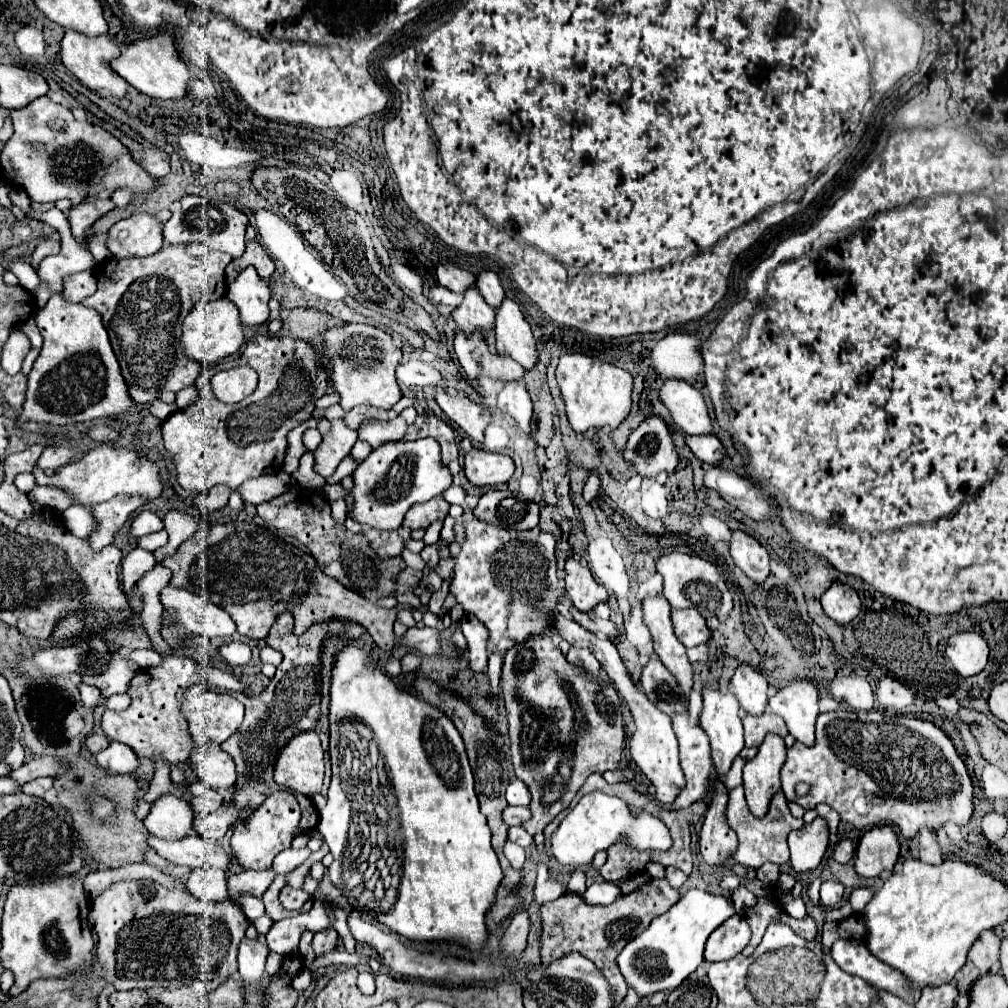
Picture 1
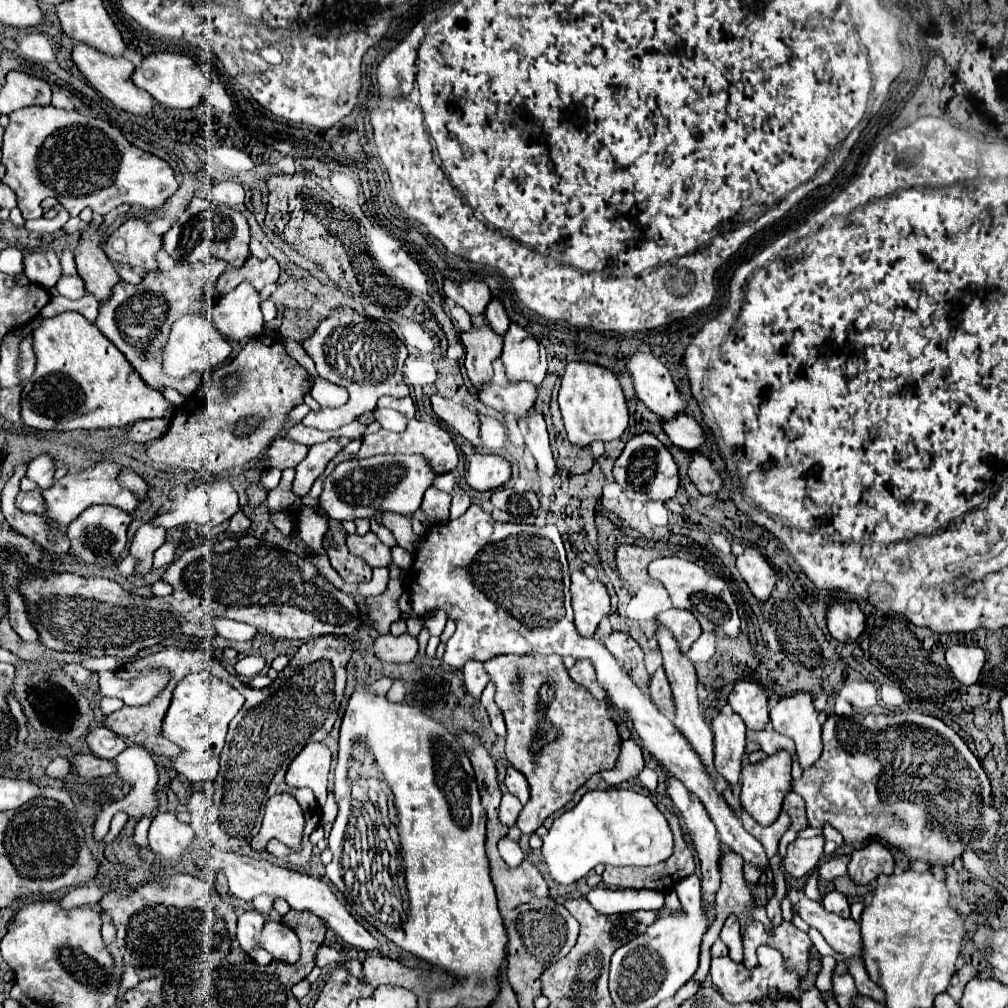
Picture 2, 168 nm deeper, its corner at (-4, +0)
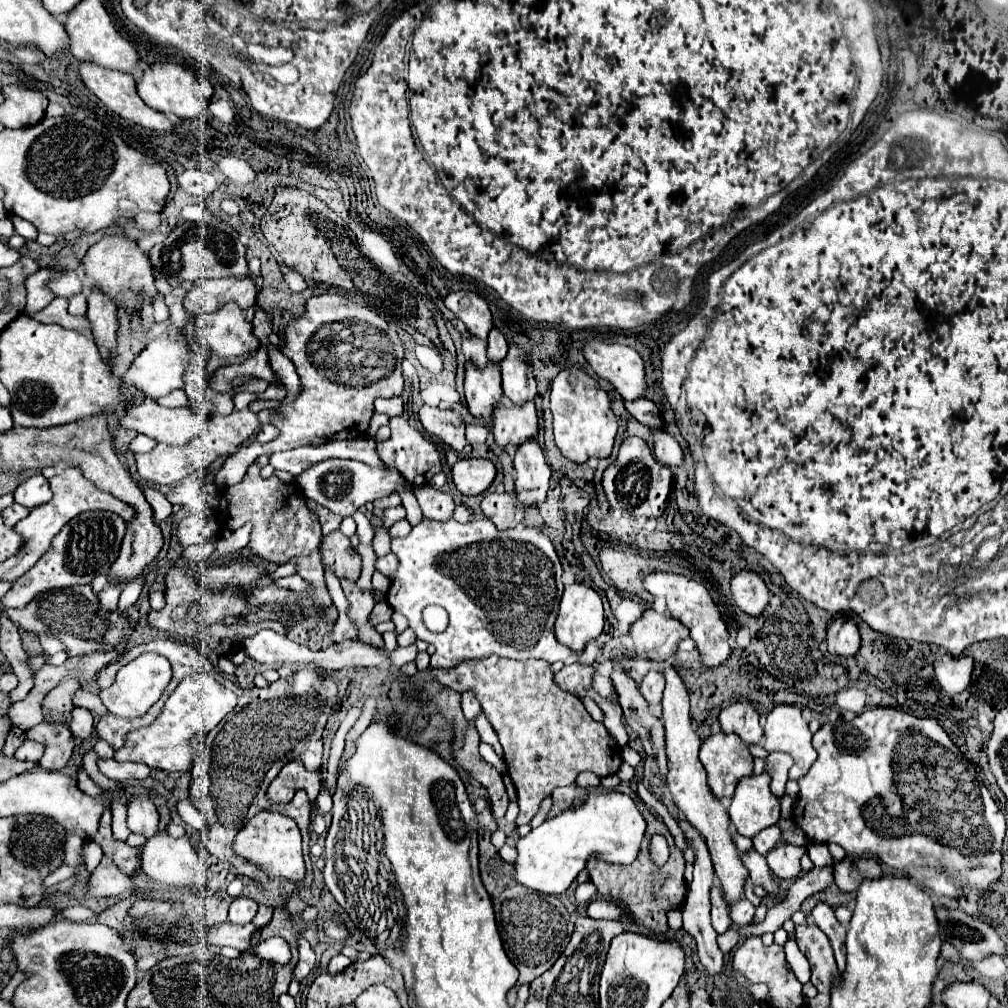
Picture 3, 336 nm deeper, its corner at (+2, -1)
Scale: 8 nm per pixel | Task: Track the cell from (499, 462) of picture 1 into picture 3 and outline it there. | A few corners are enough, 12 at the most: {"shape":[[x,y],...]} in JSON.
{"shape":[[458,459],[452,483],[462,495],[484,493],[496,477],[488,459]]}

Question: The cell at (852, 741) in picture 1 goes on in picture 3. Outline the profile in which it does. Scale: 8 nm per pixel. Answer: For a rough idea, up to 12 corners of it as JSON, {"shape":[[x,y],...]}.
{"shape":[[934,719],[812,737],[796,825],[984,897],[1006,821]]}

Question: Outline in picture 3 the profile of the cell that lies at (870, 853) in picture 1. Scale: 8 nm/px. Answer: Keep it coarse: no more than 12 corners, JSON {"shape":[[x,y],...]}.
{"shape":[[846,857],[834,865],[834,883],[852,893],[864,879],[878,879],[876,859]]}

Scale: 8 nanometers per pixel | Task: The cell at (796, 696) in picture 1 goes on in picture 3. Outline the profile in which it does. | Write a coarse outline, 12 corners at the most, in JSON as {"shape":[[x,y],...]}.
{"shape":[[776,705],[764,749],[794,759],[798,781],[816,761],[812,733],[798,707]]}

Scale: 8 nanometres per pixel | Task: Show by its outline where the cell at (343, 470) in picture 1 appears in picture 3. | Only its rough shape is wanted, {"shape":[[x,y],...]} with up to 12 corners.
{"shape":[[392,417],[392,437],[378,455],[410,485],[442,471],[432,441],[404,417]]}

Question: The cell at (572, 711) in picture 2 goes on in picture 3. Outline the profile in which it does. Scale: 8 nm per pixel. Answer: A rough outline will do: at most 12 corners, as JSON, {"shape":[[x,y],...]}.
{"shape":[[548,661],[430,669],[472,691],[504,749],[516,825],[620,745]]}

